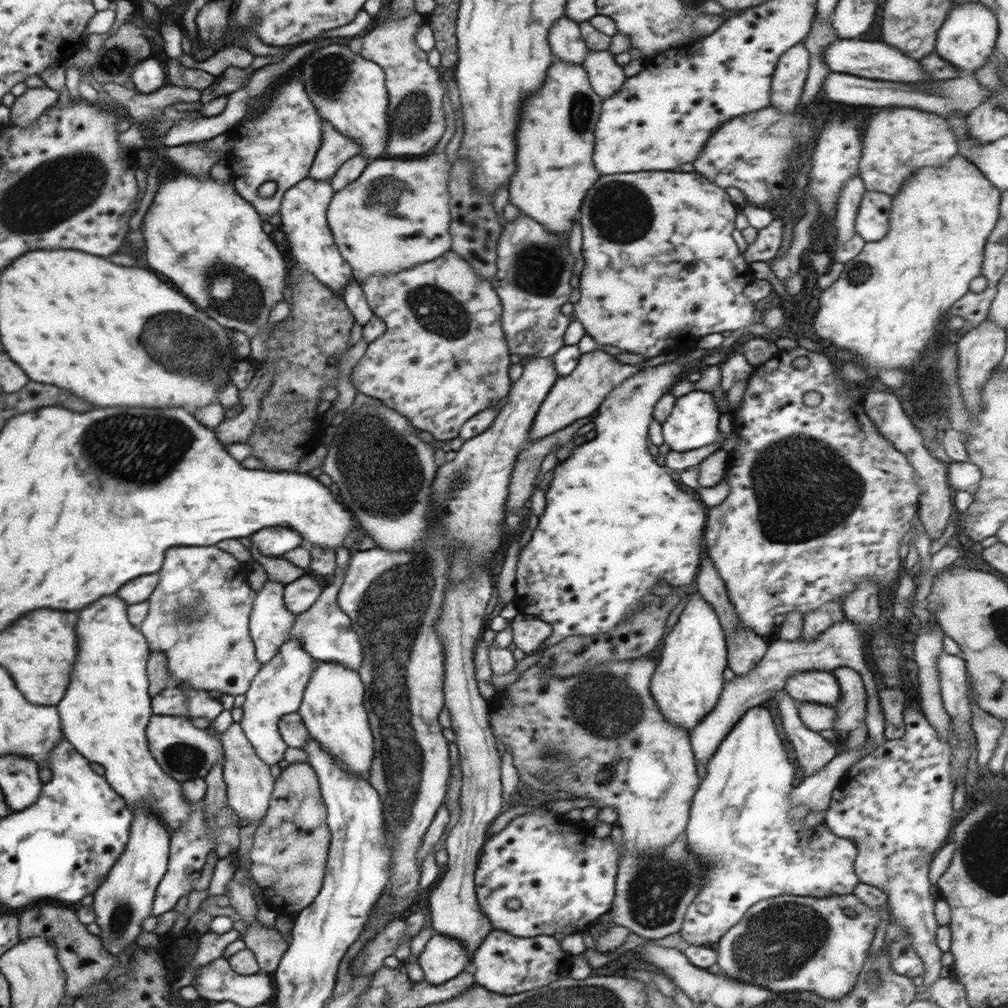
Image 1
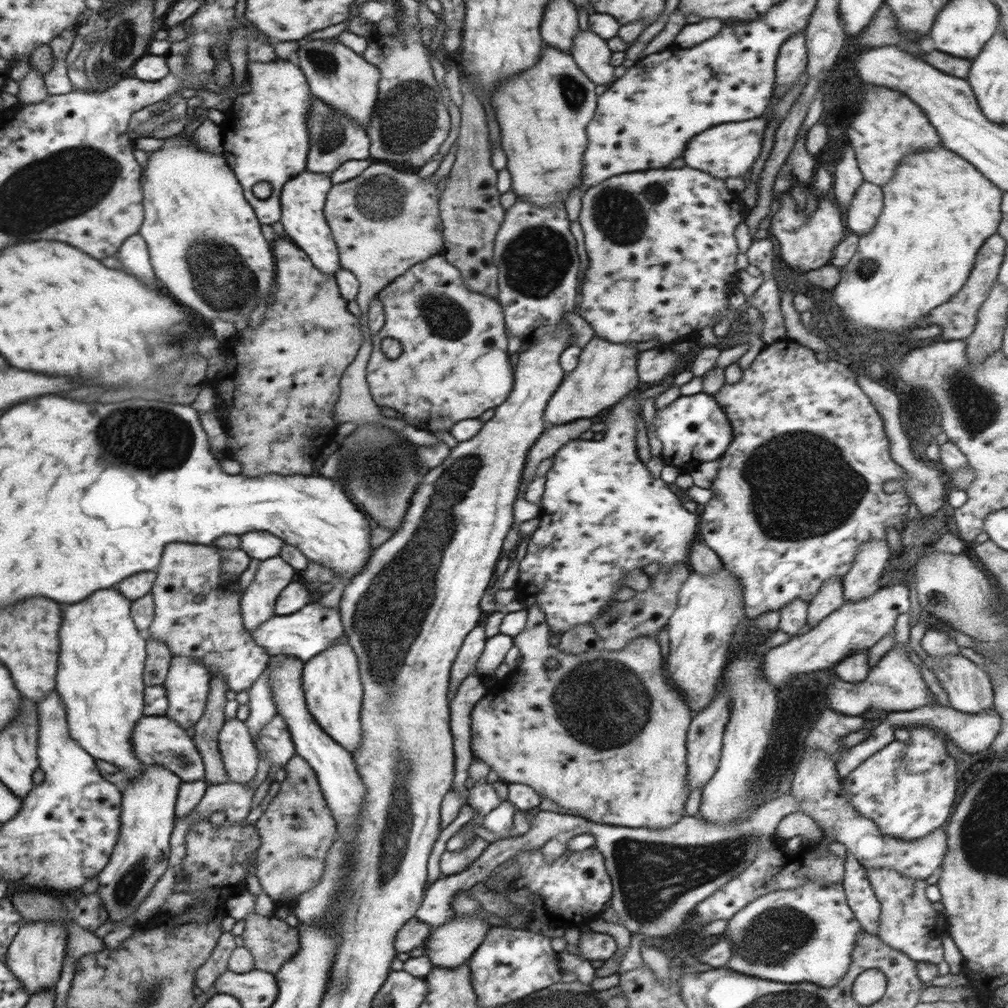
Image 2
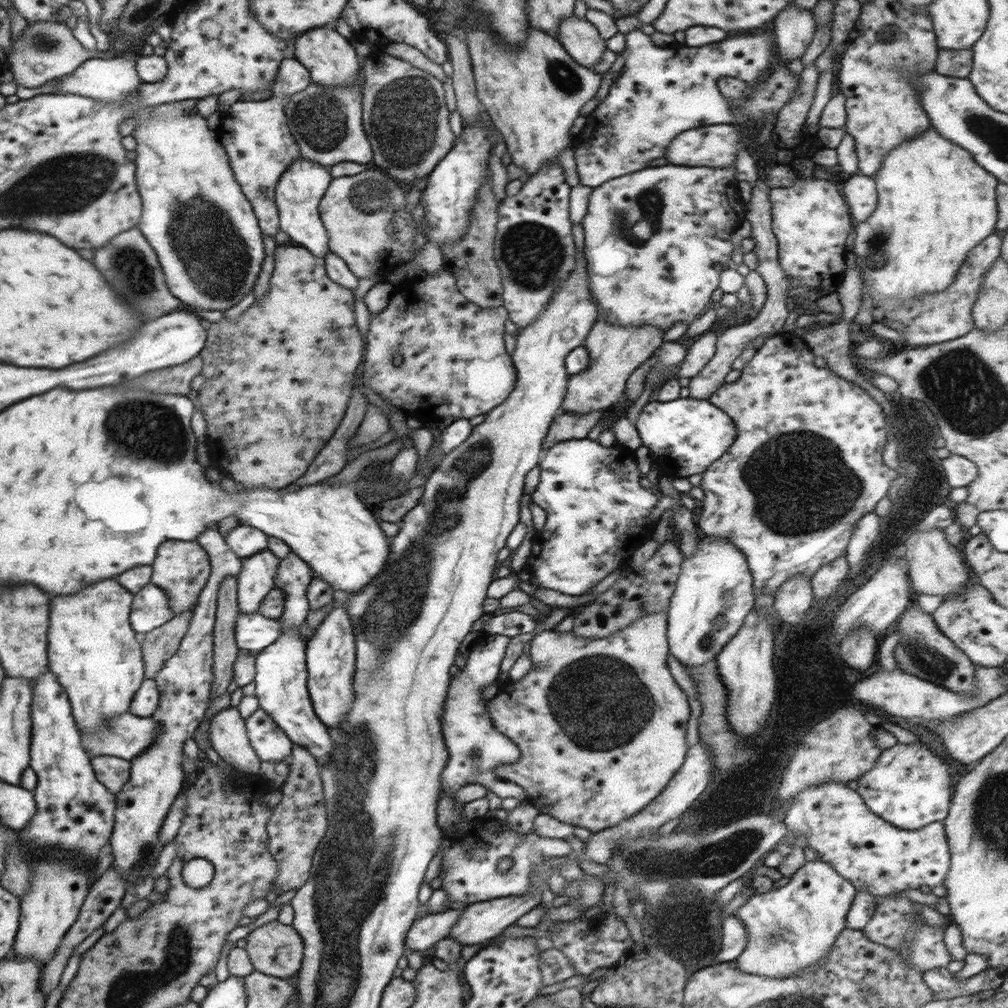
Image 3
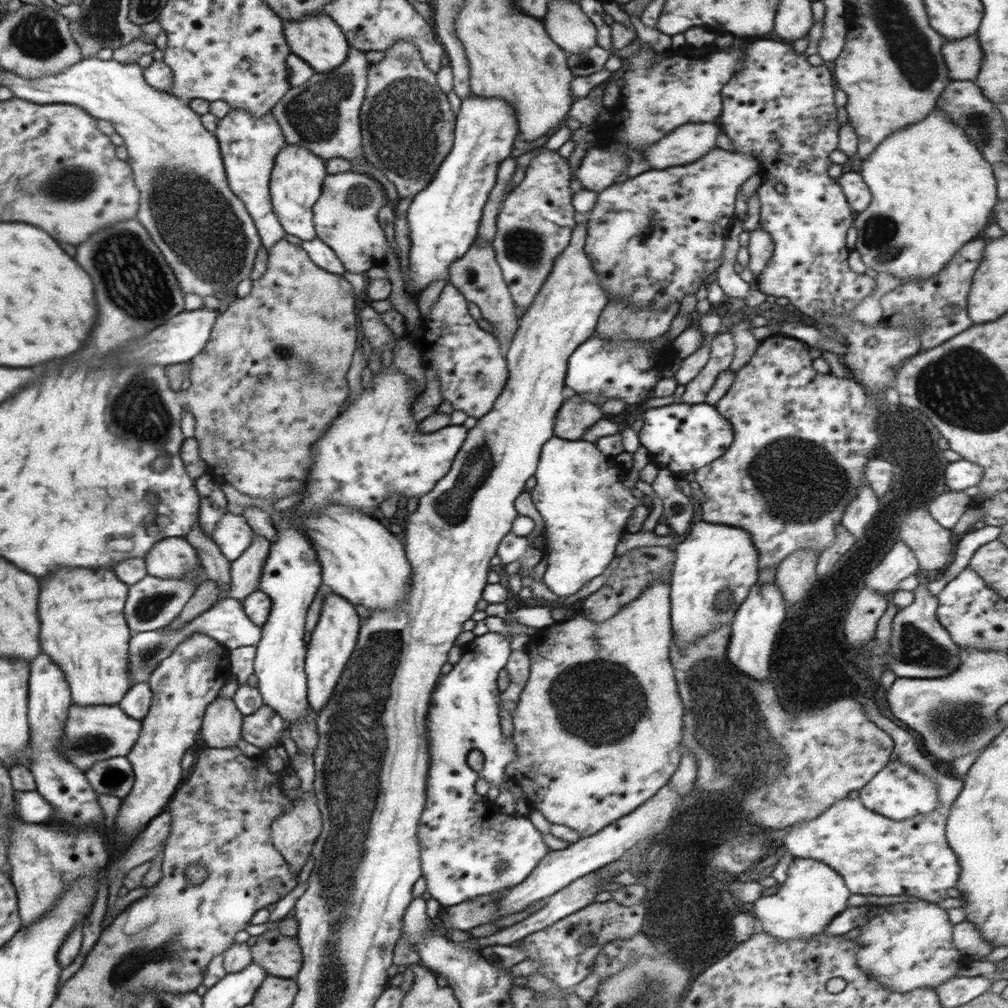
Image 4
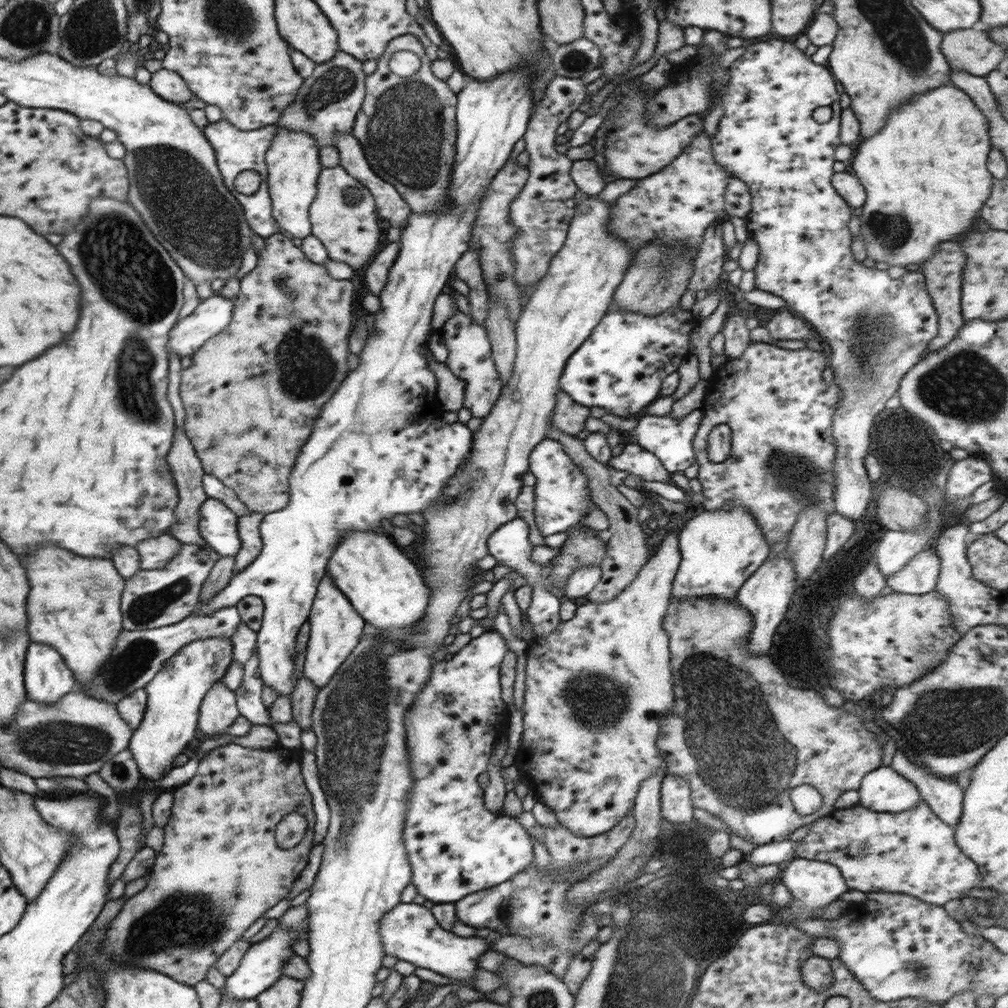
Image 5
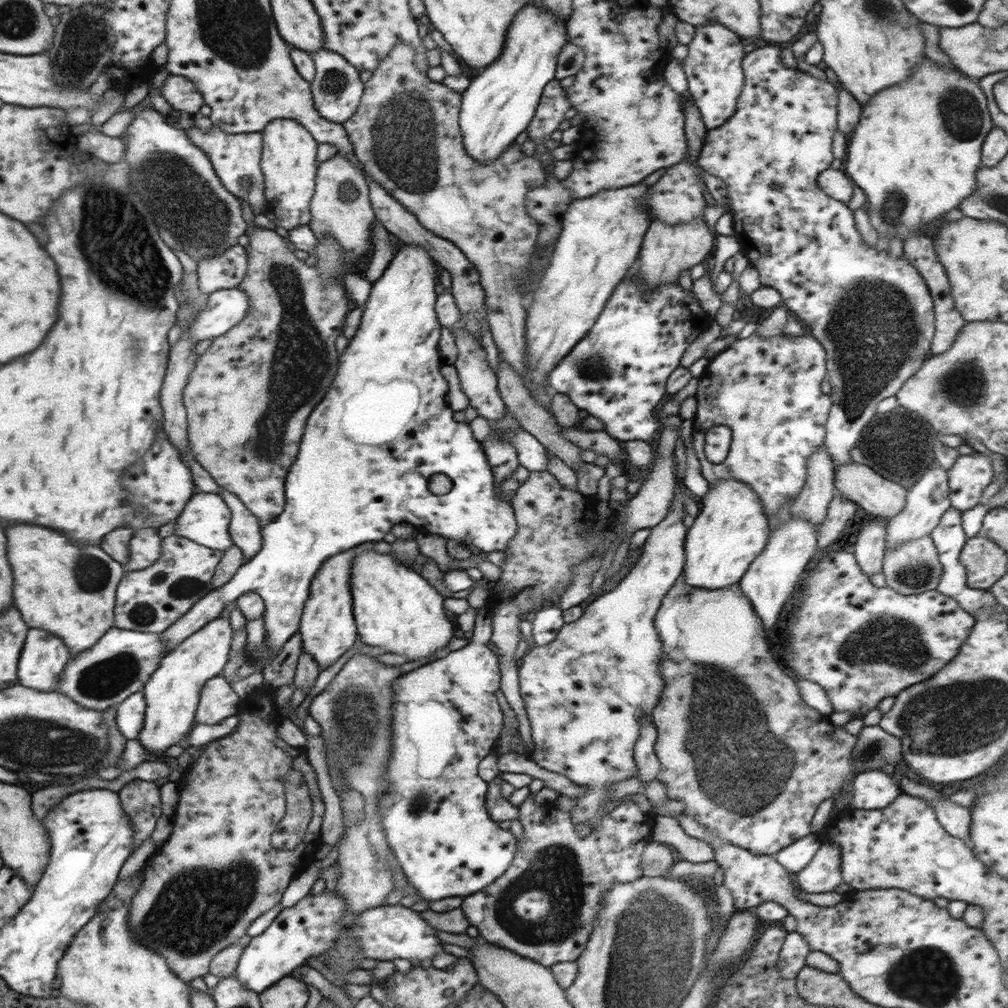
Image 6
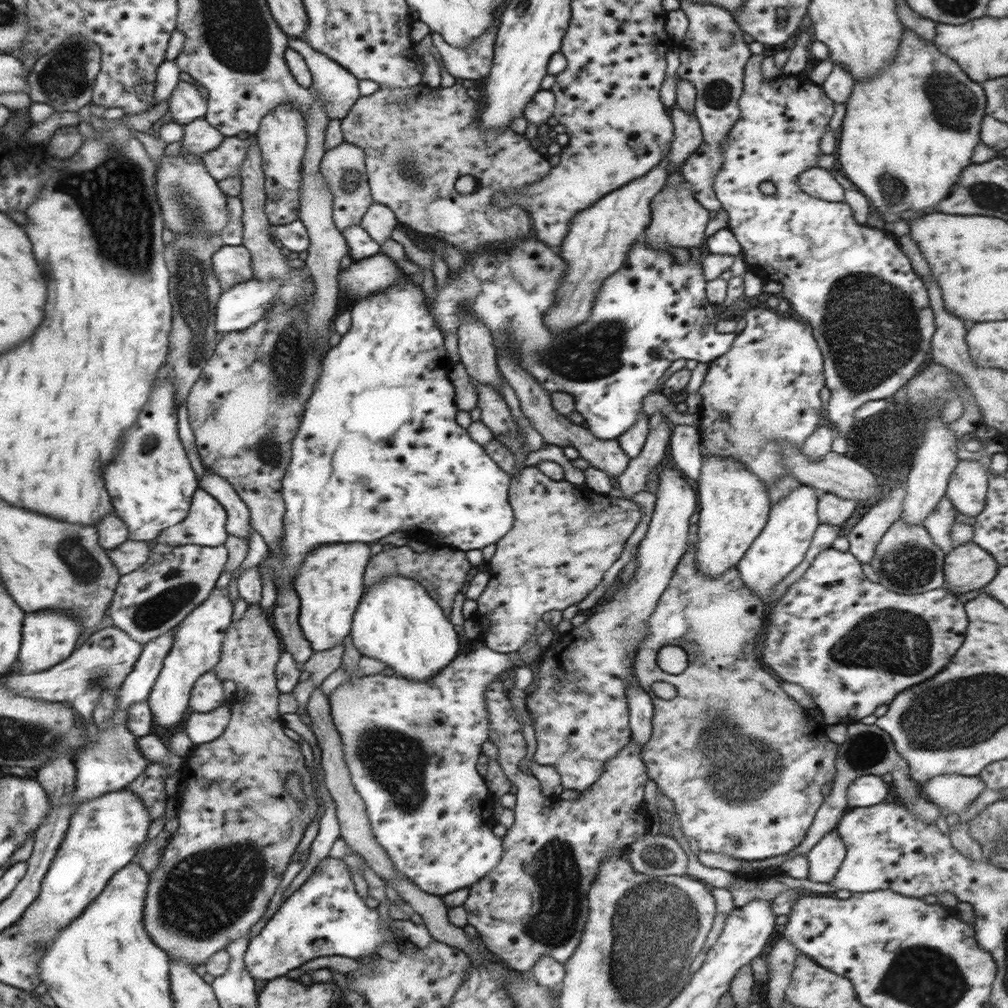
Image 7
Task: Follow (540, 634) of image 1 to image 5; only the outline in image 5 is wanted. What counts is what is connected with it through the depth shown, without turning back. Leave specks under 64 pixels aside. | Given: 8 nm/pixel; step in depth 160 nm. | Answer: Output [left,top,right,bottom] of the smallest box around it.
[515,534,681,837]

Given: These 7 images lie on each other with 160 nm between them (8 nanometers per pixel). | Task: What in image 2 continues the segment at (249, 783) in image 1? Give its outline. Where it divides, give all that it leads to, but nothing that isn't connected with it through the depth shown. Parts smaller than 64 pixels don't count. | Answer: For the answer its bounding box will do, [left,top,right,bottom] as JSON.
[218,717,259,785]

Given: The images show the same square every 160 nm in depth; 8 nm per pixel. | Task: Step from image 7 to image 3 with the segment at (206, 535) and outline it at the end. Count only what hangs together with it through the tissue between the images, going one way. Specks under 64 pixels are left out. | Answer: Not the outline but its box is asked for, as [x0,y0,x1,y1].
[225,526,268,559]

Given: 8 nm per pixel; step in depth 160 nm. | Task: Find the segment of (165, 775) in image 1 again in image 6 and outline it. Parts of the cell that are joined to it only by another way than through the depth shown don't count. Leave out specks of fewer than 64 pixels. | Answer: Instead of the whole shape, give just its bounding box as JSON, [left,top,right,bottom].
[6,524,126,657]

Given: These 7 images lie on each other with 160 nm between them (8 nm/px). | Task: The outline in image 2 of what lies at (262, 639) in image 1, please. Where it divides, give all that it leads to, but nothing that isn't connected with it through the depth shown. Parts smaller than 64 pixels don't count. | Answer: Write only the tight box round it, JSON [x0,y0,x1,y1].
[240,555,299,631]

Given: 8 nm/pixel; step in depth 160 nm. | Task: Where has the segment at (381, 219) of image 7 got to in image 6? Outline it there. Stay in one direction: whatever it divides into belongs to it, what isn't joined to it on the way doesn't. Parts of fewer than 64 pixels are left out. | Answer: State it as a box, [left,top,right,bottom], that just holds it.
[364,219,395,284]

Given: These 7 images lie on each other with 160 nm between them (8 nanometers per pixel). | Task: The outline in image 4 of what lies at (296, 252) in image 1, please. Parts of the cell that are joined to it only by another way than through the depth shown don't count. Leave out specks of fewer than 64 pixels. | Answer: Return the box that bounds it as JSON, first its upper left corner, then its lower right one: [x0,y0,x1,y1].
[269,144,326,241]

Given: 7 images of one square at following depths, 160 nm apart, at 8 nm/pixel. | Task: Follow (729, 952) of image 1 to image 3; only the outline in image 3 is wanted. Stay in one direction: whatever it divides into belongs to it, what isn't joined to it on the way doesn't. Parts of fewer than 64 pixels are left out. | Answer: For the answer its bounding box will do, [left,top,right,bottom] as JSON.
[734,859,856,978]

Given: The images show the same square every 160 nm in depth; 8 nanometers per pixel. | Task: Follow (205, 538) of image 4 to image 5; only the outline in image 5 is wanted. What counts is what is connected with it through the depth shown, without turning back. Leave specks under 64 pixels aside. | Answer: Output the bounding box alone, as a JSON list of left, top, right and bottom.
[166,428,210,547]

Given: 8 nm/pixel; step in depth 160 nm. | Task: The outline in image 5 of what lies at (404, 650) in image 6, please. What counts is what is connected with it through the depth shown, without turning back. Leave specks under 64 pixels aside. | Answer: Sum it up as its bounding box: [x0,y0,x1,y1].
[327,531,429,633]

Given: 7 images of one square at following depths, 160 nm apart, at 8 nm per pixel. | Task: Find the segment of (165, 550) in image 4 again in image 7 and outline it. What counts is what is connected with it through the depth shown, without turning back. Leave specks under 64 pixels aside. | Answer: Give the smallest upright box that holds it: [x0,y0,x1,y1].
[106,540,153,576]

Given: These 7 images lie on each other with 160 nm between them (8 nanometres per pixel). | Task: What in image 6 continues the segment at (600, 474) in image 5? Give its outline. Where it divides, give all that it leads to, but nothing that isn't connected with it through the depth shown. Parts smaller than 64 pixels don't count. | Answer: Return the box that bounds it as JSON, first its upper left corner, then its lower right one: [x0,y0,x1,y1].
[496,356,586,470]

